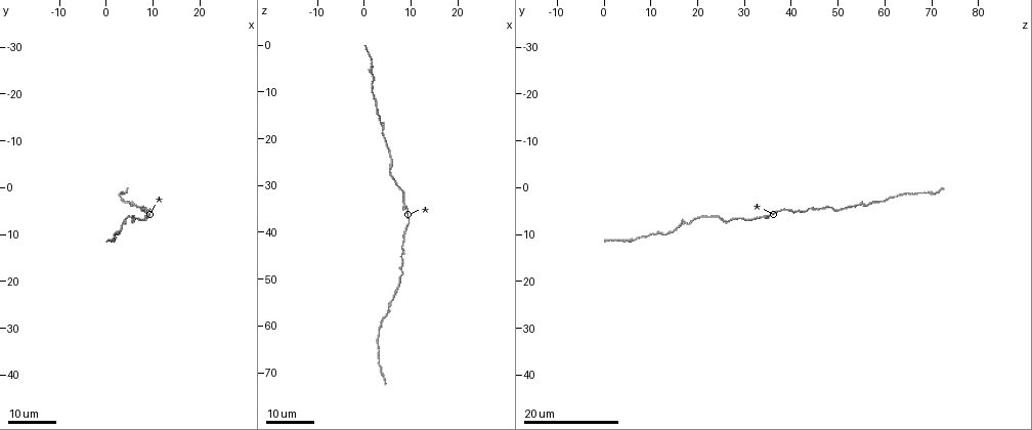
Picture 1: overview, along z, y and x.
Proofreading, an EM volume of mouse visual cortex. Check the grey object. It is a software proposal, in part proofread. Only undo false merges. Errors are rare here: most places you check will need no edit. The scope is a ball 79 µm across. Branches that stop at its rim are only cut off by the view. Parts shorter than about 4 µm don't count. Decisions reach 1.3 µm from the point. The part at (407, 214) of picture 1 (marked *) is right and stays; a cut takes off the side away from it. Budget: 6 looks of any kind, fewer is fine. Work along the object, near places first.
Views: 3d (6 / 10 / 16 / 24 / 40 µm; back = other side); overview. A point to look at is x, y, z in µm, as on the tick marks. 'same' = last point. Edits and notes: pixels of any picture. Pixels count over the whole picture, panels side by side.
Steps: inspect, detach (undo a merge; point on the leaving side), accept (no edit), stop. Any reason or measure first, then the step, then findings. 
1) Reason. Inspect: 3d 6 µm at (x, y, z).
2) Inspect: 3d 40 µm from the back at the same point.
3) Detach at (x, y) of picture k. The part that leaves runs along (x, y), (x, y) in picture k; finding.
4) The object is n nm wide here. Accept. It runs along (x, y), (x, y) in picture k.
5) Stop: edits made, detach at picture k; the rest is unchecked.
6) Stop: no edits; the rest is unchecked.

Arms run side by side. Inspect: 3d 24 µm at (8.5, 4.5, 48.5).

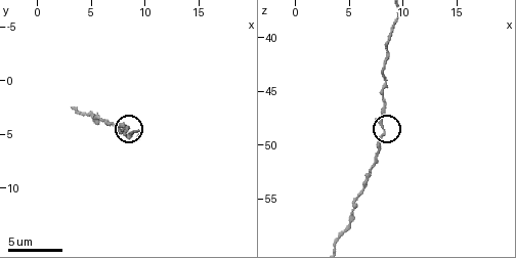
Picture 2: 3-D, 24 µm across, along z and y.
Inspect: 3d 10 µm at the same point.

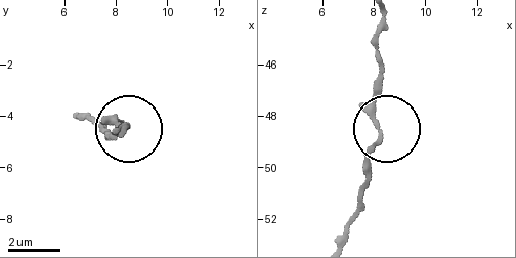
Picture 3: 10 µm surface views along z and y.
Accept. It runs along (382, 16), (380, 142), (364, 192) in picture 3; one cell here.

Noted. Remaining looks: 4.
Thick turns thin. Inspect: 3d 16 µm at (4.6, 3.2, 58.2).

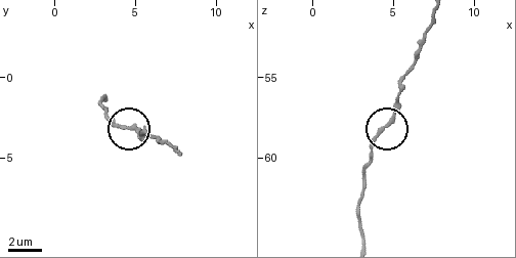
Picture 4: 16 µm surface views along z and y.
The object is 210 nm wide here. Accept. Continuous, no second cell.

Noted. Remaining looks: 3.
Inspect: 3d 16 µm at (4.0, 7.5, 18.5).

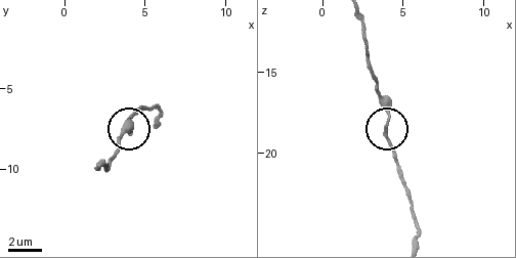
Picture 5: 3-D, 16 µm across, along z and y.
Inspect: 3d 6 µm at the same point.

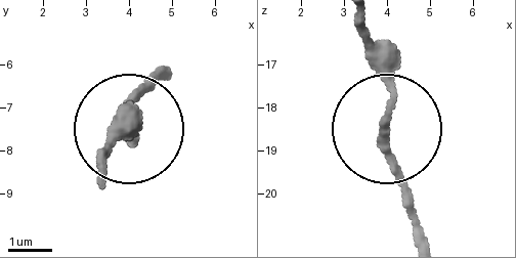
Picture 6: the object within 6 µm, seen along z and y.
Accept. It runs along (422, 230), (385, 142), (385, 66), (367, 36) in picture 6; one cell here.

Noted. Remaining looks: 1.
Stop: no edits; the rest is unchecked.

